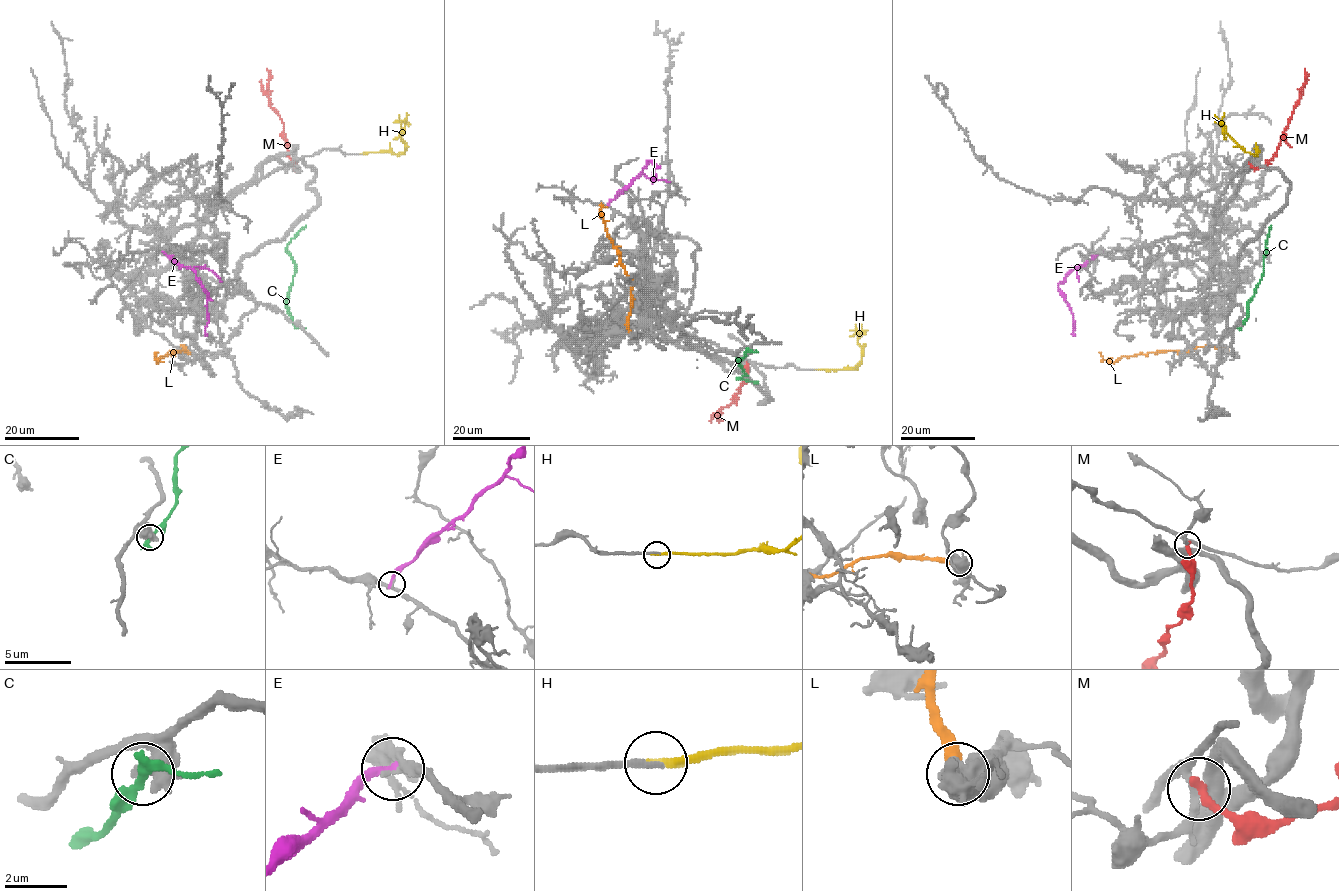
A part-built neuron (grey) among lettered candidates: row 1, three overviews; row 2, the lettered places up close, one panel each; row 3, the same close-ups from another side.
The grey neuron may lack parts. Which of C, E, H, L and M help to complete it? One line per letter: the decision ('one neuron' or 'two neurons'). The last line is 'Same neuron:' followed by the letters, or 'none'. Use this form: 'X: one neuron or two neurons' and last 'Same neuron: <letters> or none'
C: two neurons
E: two neurons
H: one neuron
L: two neurons
M: two neurons
Same neuron: H

